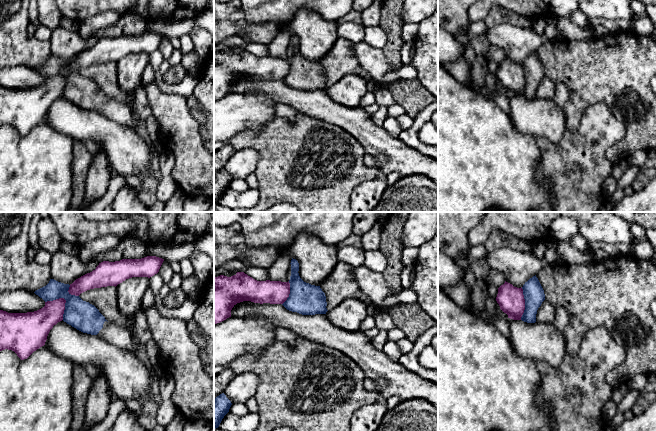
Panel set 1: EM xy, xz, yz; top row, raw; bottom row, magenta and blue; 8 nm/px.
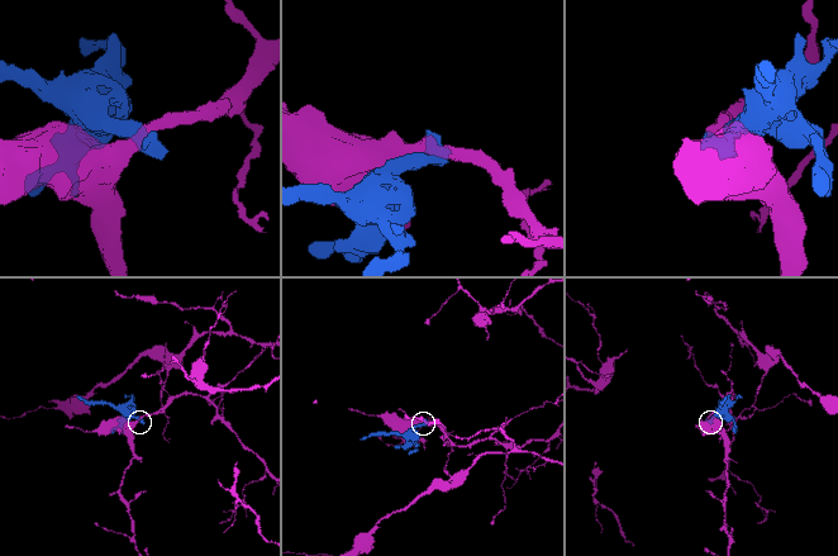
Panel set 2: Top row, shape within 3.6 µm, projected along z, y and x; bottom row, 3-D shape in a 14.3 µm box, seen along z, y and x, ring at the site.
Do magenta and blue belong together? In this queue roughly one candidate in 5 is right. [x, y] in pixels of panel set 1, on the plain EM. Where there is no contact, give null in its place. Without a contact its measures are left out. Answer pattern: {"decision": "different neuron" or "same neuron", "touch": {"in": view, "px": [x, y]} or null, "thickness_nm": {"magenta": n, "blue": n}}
{"decision": "different neuron", "touch": {"in": "xy", "px": [65, 76]}, "thickness_nm": {"magenta": 190, "blue": 240}}

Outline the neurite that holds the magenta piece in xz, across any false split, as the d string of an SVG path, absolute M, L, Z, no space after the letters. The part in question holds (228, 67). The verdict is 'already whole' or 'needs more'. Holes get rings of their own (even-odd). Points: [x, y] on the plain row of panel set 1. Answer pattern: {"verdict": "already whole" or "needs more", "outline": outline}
{"verdict": "already whole", "outline": "M244 48L231 53L214 53L214 100L231 93L231 86L237 79L283 80L289 70L289 57L257 57Z"}

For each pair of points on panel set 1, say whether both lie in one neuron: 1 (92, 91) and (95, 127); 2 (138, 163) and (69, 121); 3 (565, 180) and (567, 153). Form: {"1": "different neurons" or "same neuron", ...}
{"1": "different neurons", "2": "same neuron", "3": "same neuron"}

